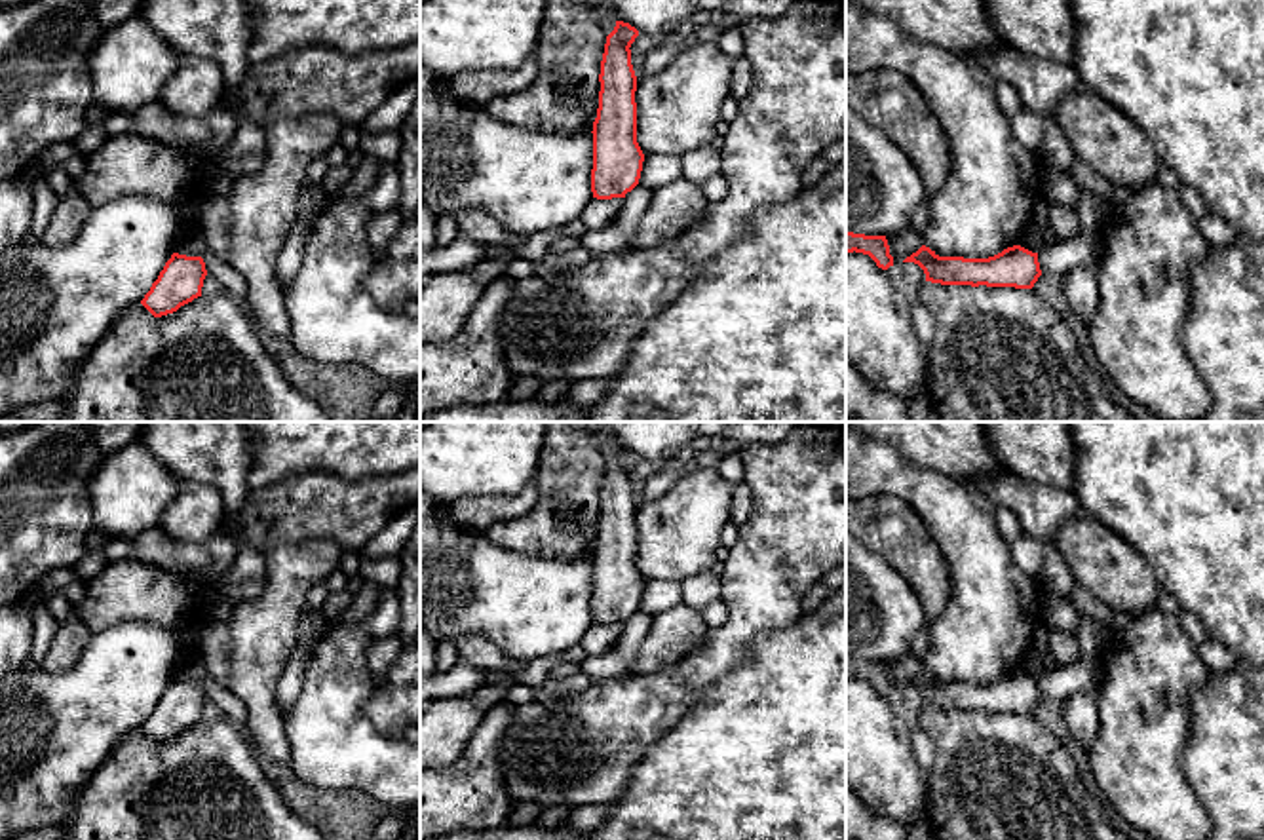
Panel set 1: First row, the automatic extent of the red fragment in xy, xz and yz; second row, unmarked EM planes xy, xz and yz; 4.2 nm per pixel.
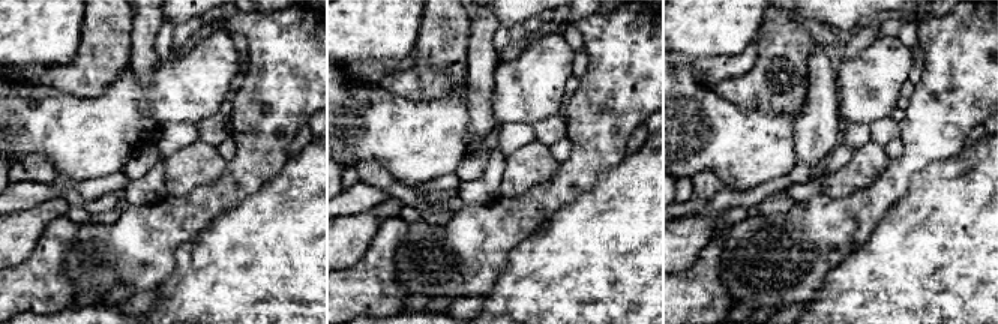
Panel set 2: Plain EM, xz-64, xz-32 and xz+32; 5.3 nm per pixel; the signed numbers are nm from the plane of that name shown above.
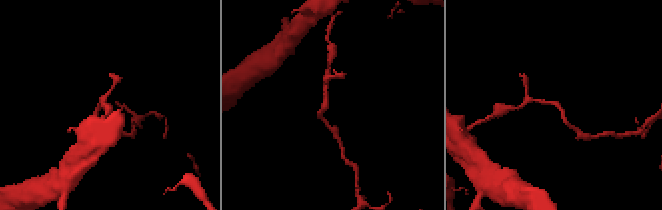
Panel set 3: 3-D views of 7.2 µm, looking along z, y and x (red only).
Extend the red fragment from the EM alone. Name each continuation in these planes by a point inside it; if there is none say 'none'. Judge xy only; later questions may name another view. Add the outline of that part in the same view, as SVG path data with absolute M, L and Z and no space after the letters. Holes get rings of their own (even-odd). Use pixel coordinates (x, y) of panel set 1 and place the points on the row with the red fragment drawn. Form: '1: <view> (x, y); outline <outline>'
none

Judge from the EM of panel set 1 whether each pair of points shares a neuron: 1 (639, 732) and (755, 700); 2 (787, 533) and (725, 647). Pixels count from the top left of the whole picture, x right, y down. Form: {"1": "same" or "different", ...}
{"1": "different", "2": "same"}

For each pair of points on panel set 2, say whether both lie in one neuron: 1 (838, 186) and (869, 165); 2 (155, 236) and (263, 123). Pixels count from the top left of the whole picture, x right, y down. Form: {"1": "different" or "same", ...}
{"1": "same", "2": "same"}

